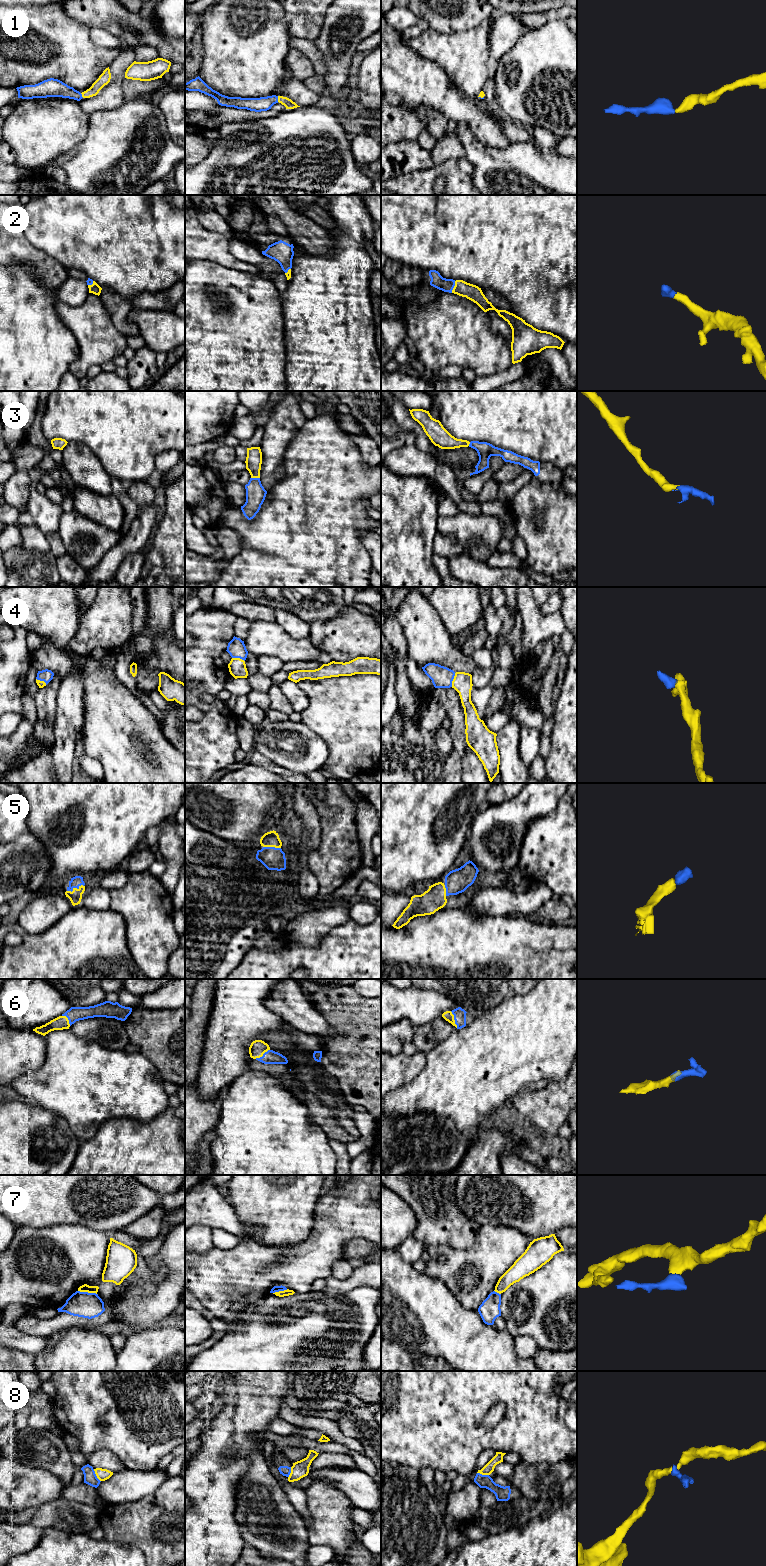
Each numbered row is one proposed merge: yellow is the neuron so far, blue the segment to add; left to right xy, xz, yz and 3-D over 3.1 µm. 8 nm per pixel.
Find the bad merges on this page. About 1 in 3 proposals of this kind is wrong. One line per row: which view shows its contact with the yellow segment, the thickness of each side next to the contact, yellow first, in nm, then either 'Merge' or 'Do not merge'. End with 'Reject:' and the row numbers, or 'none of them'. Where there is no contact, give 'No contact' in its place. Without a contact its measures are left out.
1: Touches yellow in xz. Thickness 80 nm (yellow) against 110 nm. Merge
2: Touches yellow in yz. Thickness 130 nm (yellow) against 110 nm. Merge
3: Touches yellow in xz. Thickness 130 nm (yellow) against 160 nm. Merge
4: Touches yellow in yz. Thickness 160 nm (yellow) against 170 nm. Merge
5: Touches yellow in xy. Thickness 100 nm (yellow) against 90 nm. Merge
6: Touches yellow in yz. Thickness 80 nm (yellow) against 100 nm. Merge
7: Touches yellow in xy. Thickness 60 nm (yellow) against 200 nm. Do not merge
8: Touches yellow in xy. Thickness 100 nm (yellow) against 110 nm. Do not merge
Reject: 7, 8

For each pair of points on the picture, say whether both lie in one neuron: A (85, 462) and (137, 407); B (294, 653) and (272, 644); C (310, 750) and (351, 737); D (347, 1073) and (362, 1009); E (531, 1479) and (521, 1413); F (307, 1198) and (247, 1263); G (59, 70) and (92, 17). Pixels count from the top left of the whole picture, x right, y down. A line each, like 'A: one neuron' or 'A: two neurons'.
A: two neurons
B: one neuron
C: two neurons
D: one neuron
E: two neurons
F: two neurons
G: two neurons

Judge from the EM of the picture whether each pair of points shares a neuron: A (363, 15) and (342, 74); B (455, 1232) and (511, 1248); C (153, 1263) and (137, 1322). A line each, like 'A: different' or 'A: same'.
A: same
B: different
C: same

